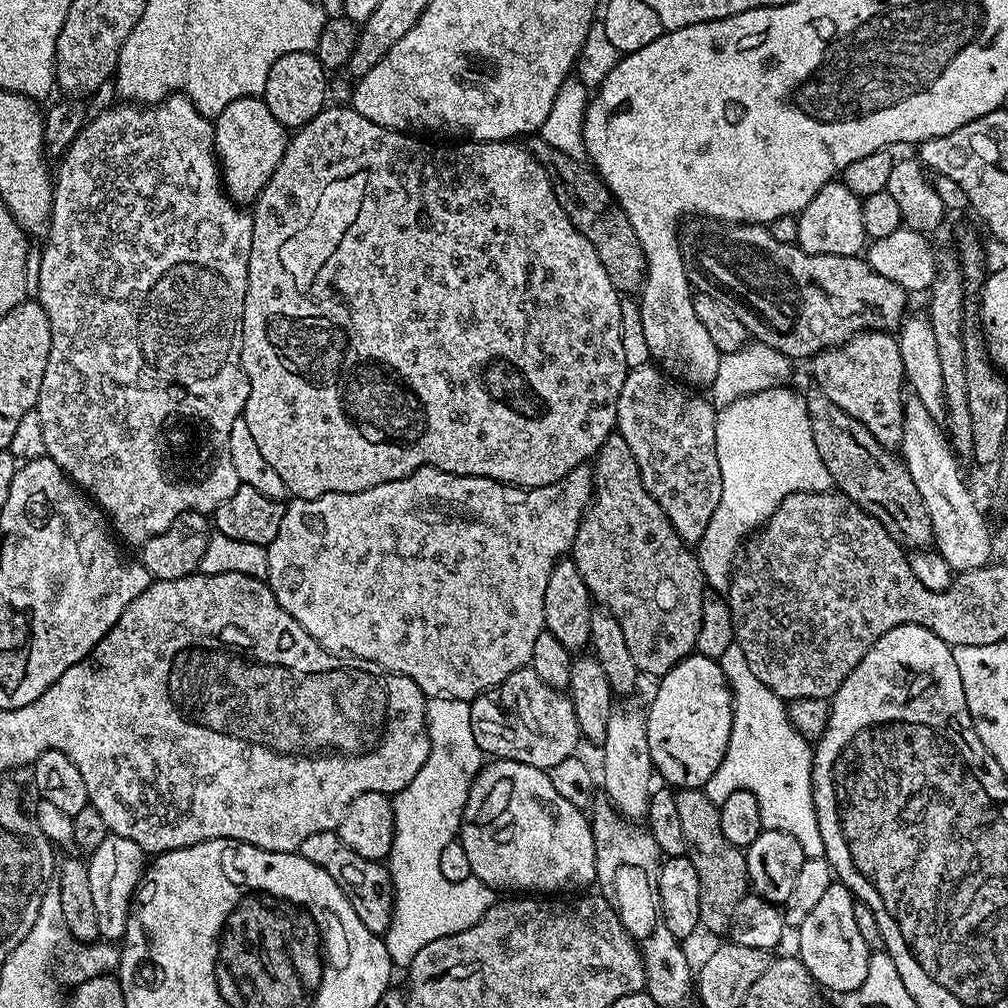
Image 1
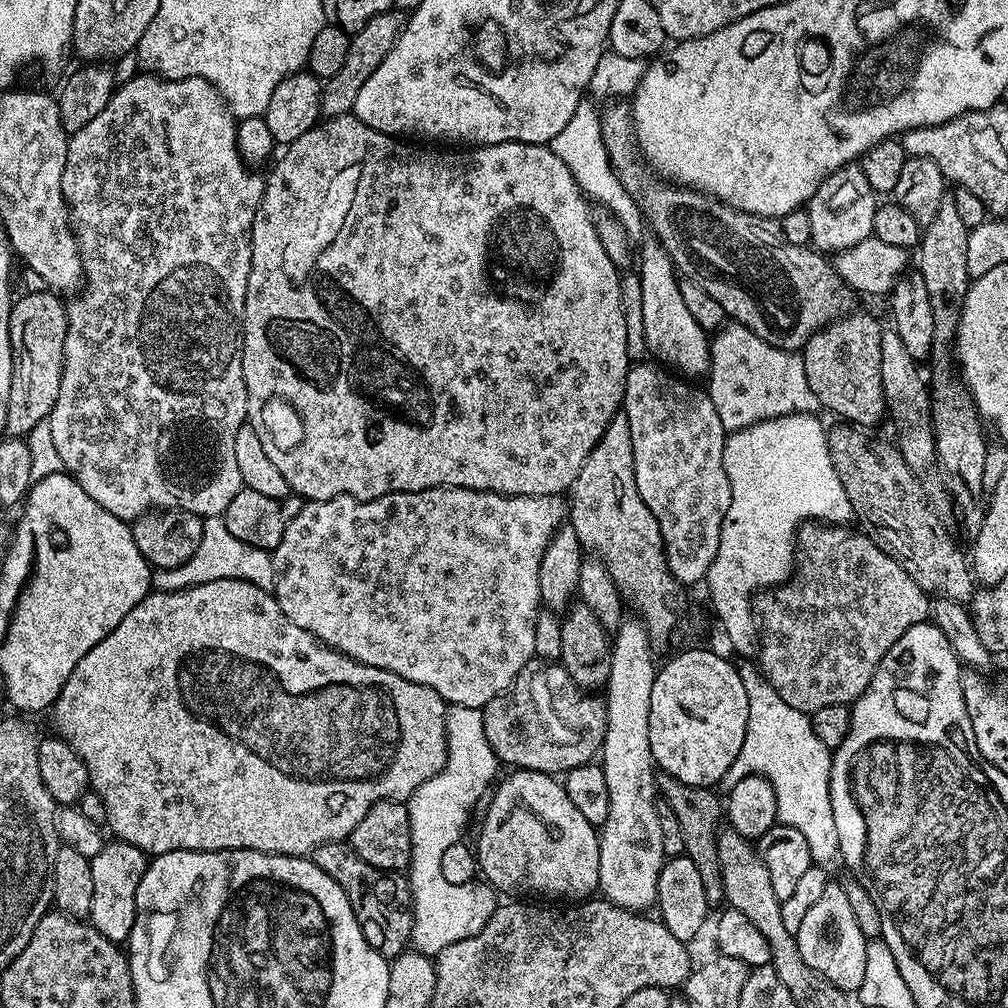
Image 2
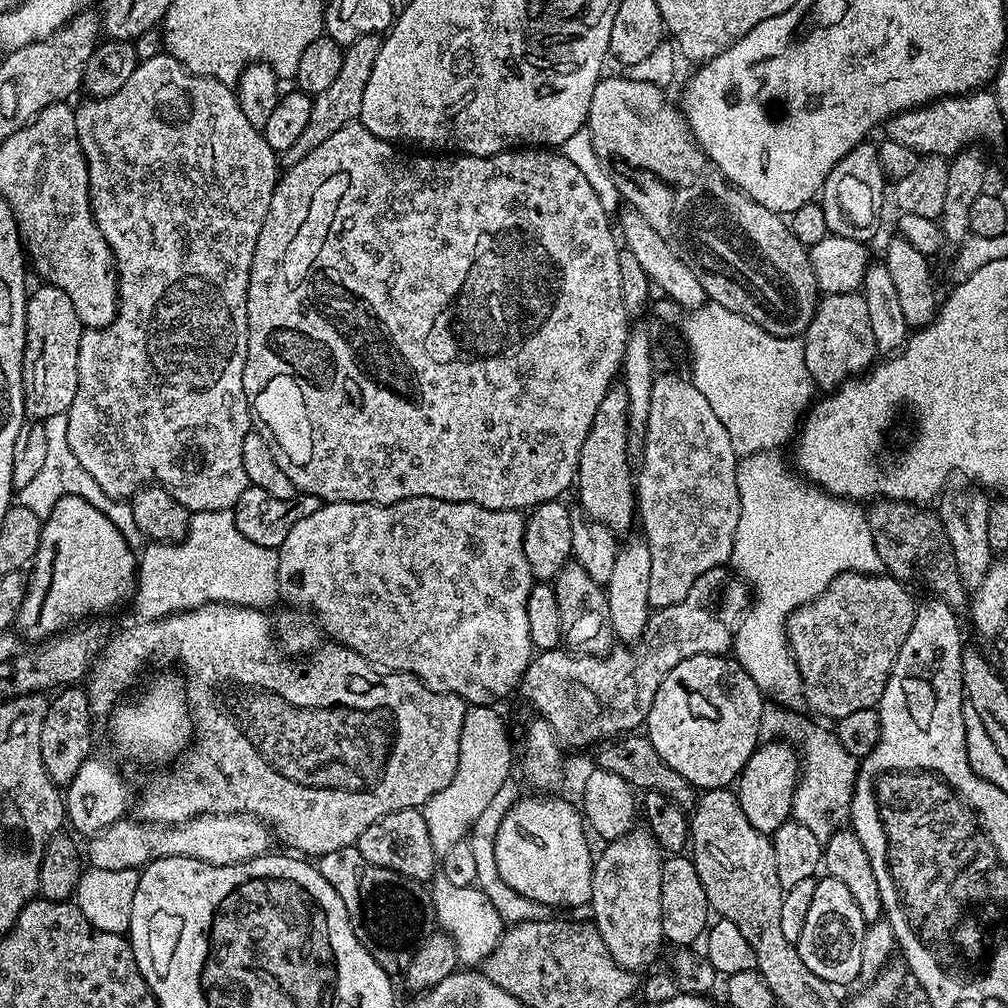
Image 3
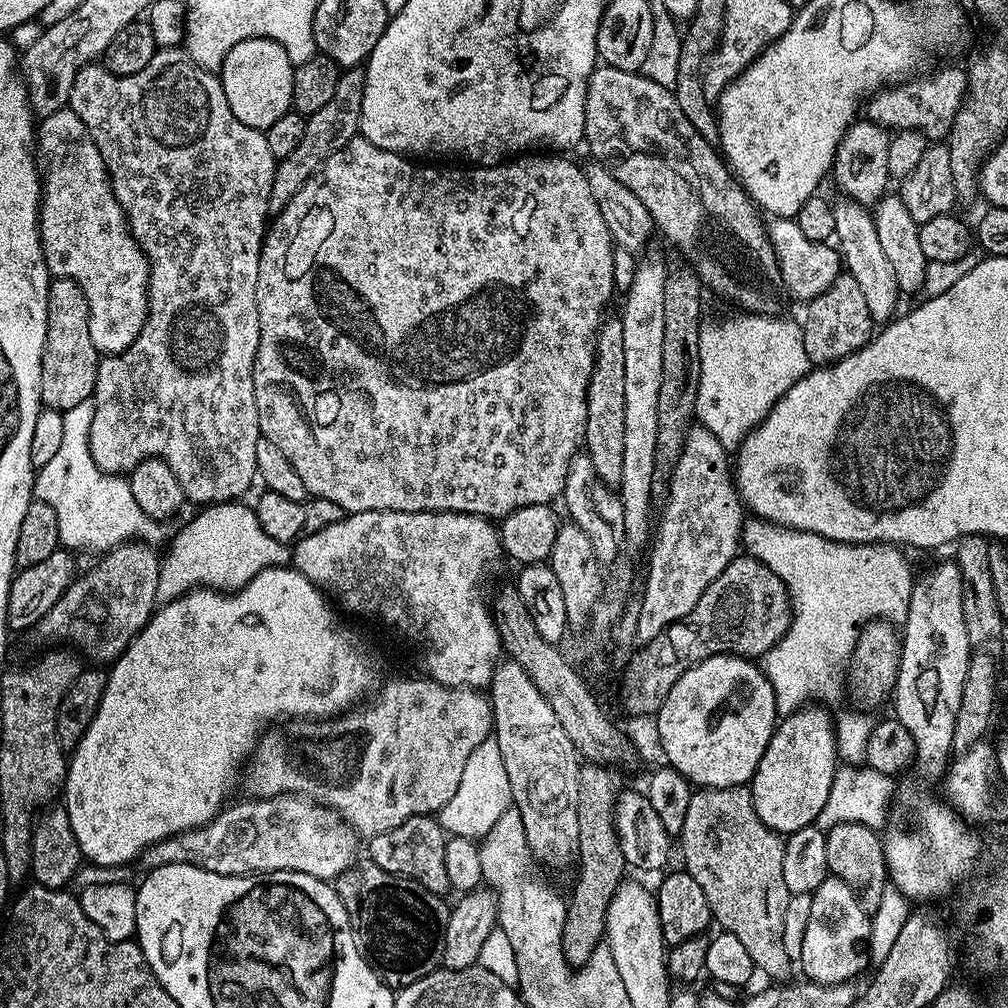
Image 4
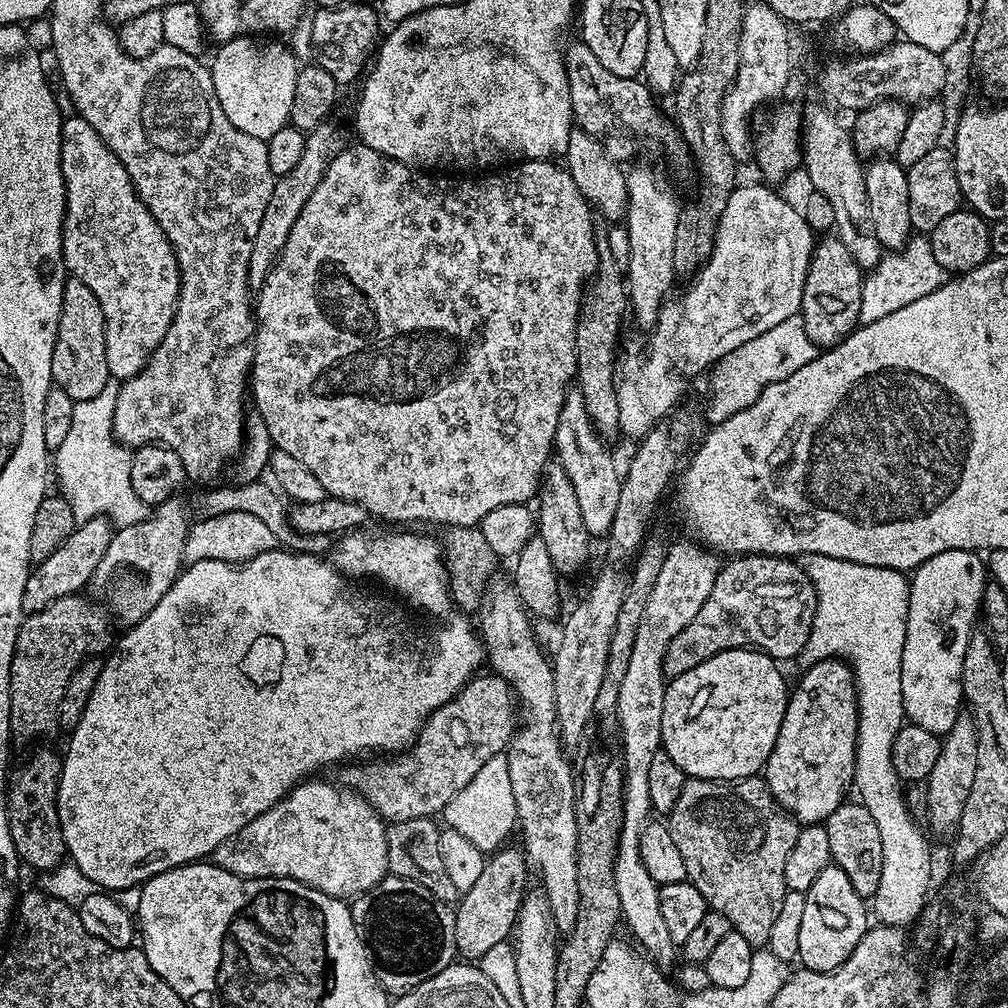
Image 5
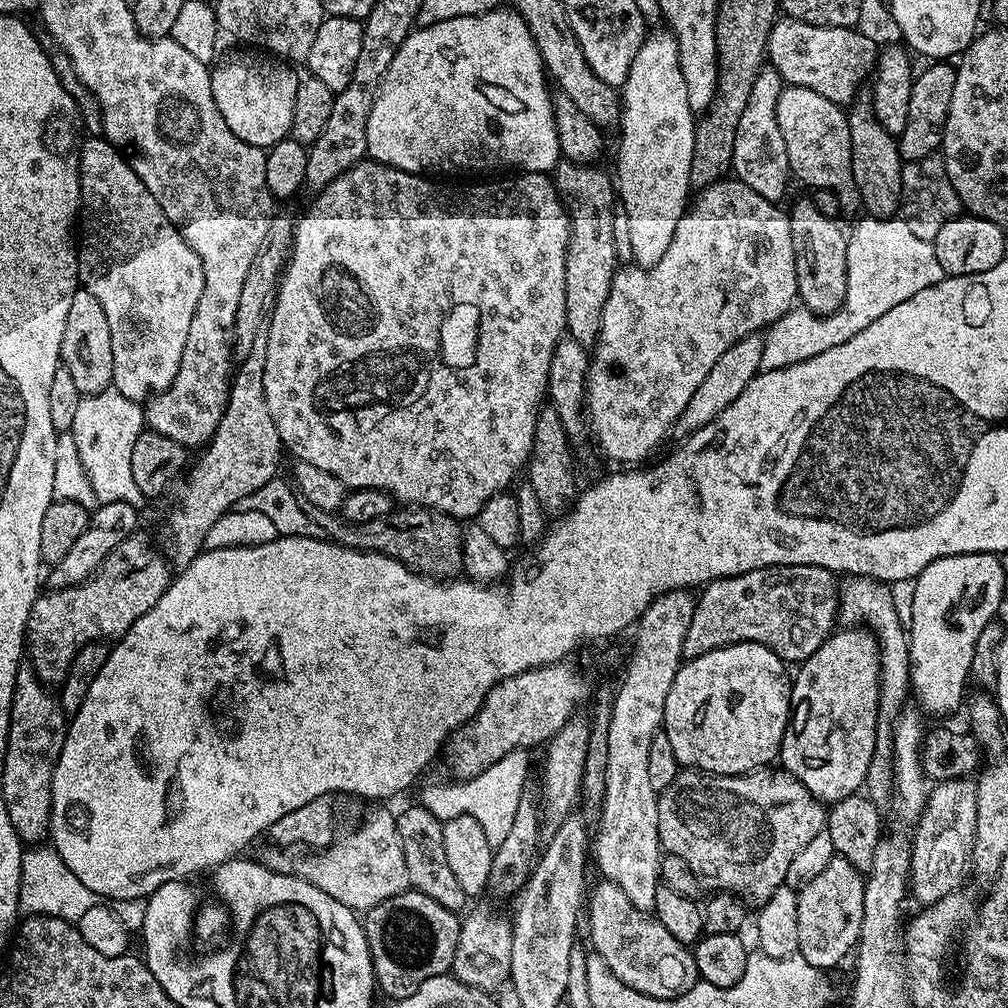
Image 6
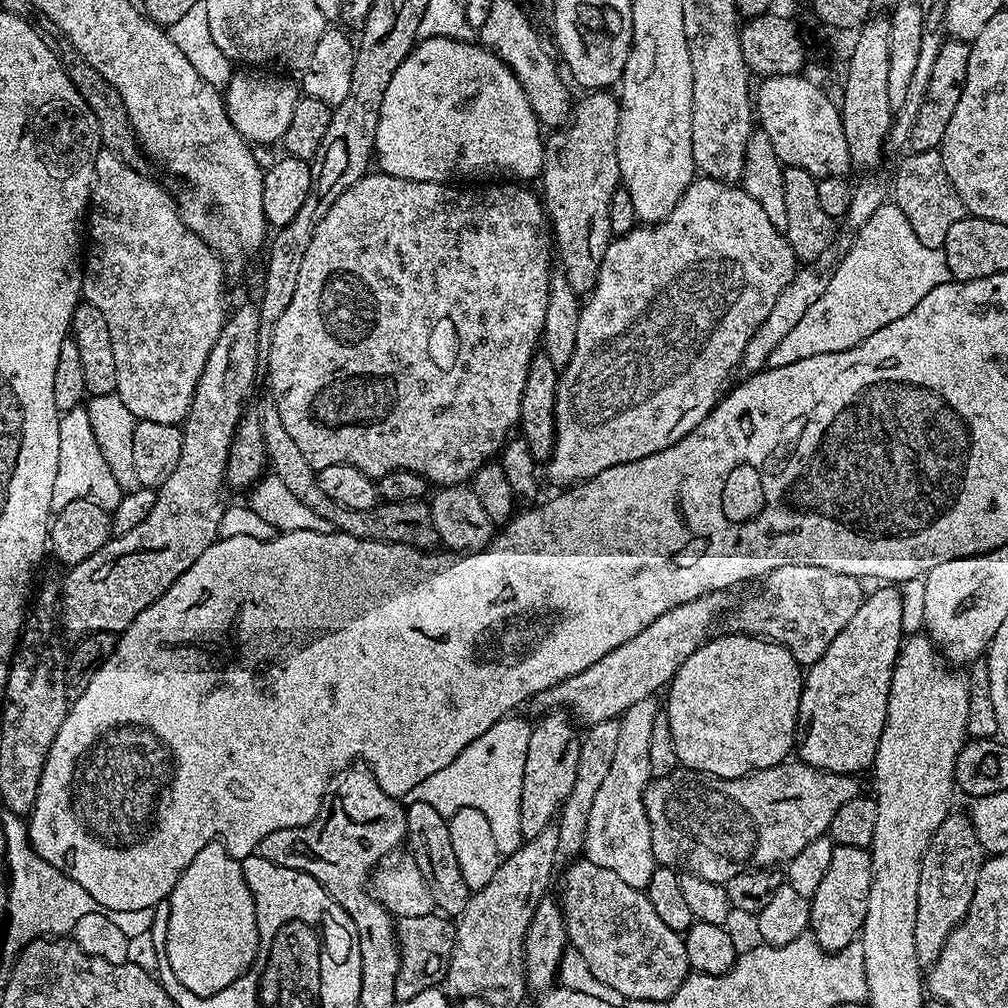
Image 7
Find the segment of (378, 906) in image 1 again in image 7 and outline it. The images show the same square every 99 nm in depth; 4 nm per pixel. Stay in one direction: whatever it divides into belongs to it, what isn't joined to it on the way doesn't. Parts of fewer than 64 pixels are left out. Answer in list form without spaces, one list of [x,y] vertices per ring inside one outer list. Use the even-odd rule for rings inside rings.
[[[422,914],[416,918],[396,920],[396,944],[400,947],[398,982],[394,982],[397,1001],[409,1000],[422,994],[422,990],[445,983],[455,941],[456,925],[443,914]]]

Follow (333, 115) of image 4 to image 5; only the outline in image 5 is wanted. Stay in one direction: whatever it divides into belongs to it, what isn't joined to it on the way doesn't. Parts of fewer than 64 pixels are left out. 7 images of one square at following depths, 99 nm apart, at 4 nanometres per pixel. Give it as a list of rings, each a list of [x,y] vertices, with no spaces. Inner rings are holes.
[[[325,122],[306,135],[306,150],[302,150],[302,158],[295,164],[290,174],[277,176],[276,185],[270,194],[270,202],[262,214],[262,222],[258,222],[258,234],[254,234],[254,246],[250,246],[250,262],[248,263],[249,289],[259,290],[266,282],[266,274],[276,265],[276,259],[286,246],[286,238],[290,238],[290,230],[294,230],[294,222],[298,222],[298,214],[302,214],[302,206],[306,206],[310,194],[314,194],[318,182],[326,174],[330,162],[350,143],[350,137],[344,133],[340,124]]]

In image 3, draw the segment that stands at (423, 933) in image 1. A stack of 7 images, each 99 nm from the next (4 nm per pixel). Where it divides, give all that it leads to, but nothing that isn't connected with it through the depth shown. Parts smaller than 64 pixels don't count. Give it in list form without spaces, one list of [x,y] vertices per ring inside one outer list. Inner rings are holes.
[[[443,878],[437,879],[431,885],[430,895],[432,908],[437,912],[436,924],[455,942],[457,961],[468,968],[481,965],[492,955],[497,942],[506,930],[506,924],[488,896],[475,885],[450,886],[450,882],[446,882]]]

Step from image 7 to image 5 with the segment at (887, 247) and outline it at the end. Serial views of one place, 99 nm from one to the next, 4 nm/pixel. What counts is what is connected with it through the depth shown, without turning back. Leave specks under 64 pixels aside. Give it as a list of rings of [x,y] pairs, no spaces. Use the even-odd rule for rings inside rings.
[[[909,239],[903,248],[885,255],[880,263],[865,275],[860,303],[860,324],[878,322],[878,318],[886,318],[894,314],[894,310],[902,310],[902,306],[910,306],[910,302],[918,302],[918,298],[934,294],[934,290],[941,288],[944,283],[946,273],[934,258],[931,239]],[[800,315],[786,318],[786,322],[778,322],[766,334],[758,334],[750,342],[738,346],[730,354],[726,354],[710,369],[712,376],[712,393],[708,396],[708,424],[715,426],[728,420],[740,410],[746,410],[774,382],[782,382],[794,374],[794,370],[802,370],[818,355],[816,345],[810,342],[806,334],[804,319]]]

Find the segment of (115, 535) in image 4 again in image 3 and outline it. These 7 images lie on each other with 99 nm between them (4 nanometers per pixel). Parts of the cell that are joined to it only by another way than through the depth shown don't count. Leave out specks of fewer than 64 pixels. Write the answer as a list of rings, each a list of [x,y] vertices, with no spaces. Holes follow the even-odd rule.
[[[68,413],[54,414],[42,423],[46,430],[46,462],[42,466],[41,472],[26,487],[19,489],[18,503],[26,506],[26,510],[34,510],[34,514],[46,518],[52,513],[52,507],[62,497],[77,496],[88,502],[90,506],[100,510],[102,514],[106,514],[106,518],[110,518],[110,522],[114,522],[114,526],[118,526],[122,538],[126,538],[126,542],[132,549],[143,549],[146,537],[138,528],[138,522],[134,522],[131,503],[124,500],[114,500],[105,494],[102,486],[98,486],[98,482],[94,482],[94,478],[90,478],[90,474],[86,474],[82,462],[78,462],[78,458],[74,458],[74,450],[70,450],[70,442],[66,438]]]

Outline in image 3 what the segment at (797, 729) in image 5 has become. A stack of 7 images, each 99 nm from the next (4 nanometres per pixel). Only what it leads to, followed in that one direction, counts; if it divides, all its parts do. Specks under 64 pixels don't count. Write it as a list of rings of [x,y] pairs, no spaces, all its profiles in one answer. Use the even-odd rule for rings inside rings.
[[[764,742],[739,774],[734,784],[738,806],[750,821],[754,830],[771,834],[778,830],[792,815],[792,799],[796,793],[796,782],[800,779],[800,764],[795,751],[784,742]]]

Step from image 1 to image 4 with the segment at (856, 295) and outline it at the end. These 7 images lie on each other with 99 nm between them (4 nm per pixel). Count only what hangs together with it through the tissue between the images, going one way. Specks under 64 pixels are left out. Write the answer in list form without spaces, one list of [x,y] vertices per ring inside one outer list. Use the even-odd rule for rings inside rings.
[[[607,66],[596,67],[592,72],[592,77],[588,80],[588,89],[586,90],[584,140],[586,145],[588,144],[589,150],[592,151],[591,159],[595,163],[606,166],[610,170],[610,174],[614,174],[614,178],[618,178],[618,182],[622,182],[626,186],[630,186],[630,190],[634,190],[634,194],[642,202],[642,206],[646,206],[659,235],[661,232],[674,247],[680,248],[681,254],[684,255],[681,257],[691,264],[705,289],[713,288],[718,295],[733,300],[740,307],[740,310],[748,314],[772,316],[779,313],[776,311],[780,308],[780,292],[782,296],[780,264],[776,260],[776,255],[772,249],[765,221],[760,221],[760,216],[762,217],[761,209],[752,203],[751,198],[748,197],[748,191],[740,185],[740,181],[736,179],[732,169],[728,167],[723,155],[718,151],[717,145],[711,140],[702,138],[702,134],[698,134],[698,130],[694,130],[690,118],[686,118],[686,114],[682,114],[682,106],[678,106],[673,89],[663,88],[650,78],[641,75],[640,72],[623,72],[617,68]]]

